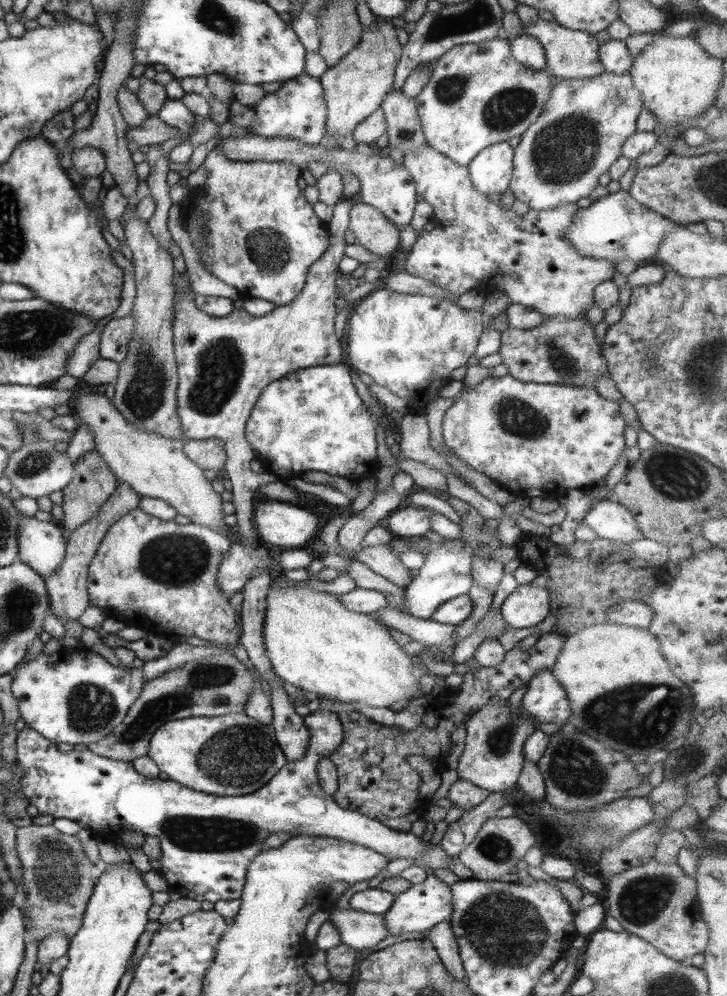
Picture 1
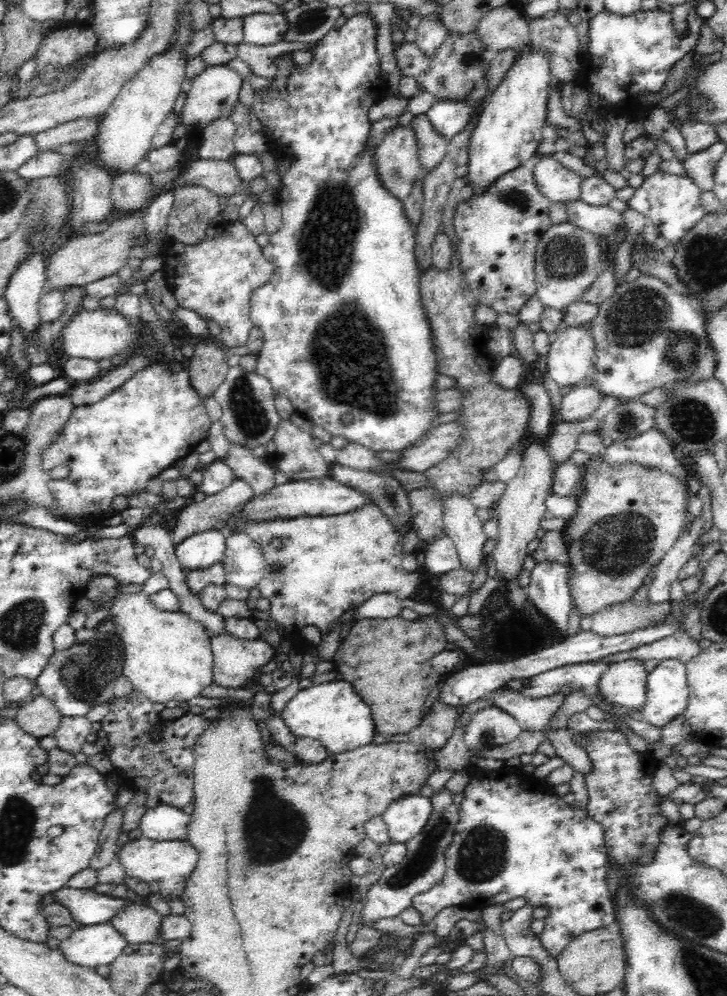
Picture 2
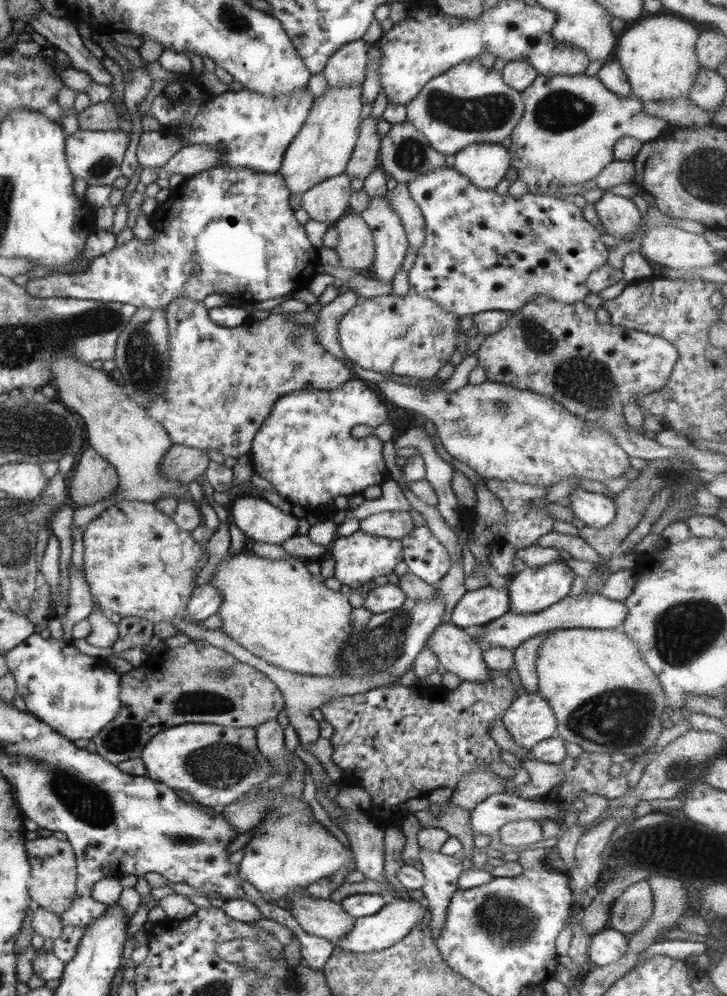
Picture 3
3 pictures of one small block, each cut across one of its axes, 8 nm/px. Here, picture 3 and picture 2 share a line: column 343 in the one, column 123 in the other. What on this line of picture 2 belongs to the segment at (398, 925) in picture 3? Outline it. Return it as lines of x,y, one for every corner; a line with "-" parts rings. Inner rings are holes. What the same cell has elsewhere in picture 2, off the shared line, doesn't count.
109,922
99,925
82,926
71,932
68,939
61,941
59,945
60,952
68,962
73,962
84,968
95,970
96,966
106,966
114,962
114,959
122,954
122,951
128,946
126,939

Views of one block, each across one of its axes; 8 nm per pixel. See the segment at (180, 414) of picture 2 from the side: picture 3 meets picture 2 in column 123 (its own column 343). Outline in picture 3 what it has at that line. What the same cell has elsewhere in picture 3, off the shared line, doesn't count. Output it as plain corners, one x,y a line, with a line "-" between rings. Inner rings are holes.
354,376
349,382
344,383
342,387
339,387
336,390
304,389
291,391
290,394
284,394
282,395
282,398
277,398
276,402
274,402
274,406
272,406
270,414
268,414
268,418
262,422
260,430
256,432
249,452
249,455
251,456
251,464
254,471
264,478
264,480
268,480
268,482
272,484
272,488
274,488
274,490
276,490
276,492
289,503
296,506
302,506
306,512
312,510
313,513
321,513
321,516
323,516
325,520
330,520
330,513
334,513
337,510
334,505
334,499
337,496
349,497
356,494
362,494
366,487
374,486
374,484
381,485
389,478
388,469
386,469
386,463
382,456
383,441
378,439
374,434
362,438
352,436
352,428
354,428
354,426
366,424
366,426
370,426
370,428
378,428
380,424
387,422
387,417
388,409
386,409
384,402
378,398
376,392
368,388
367,382
364,382
357,376

